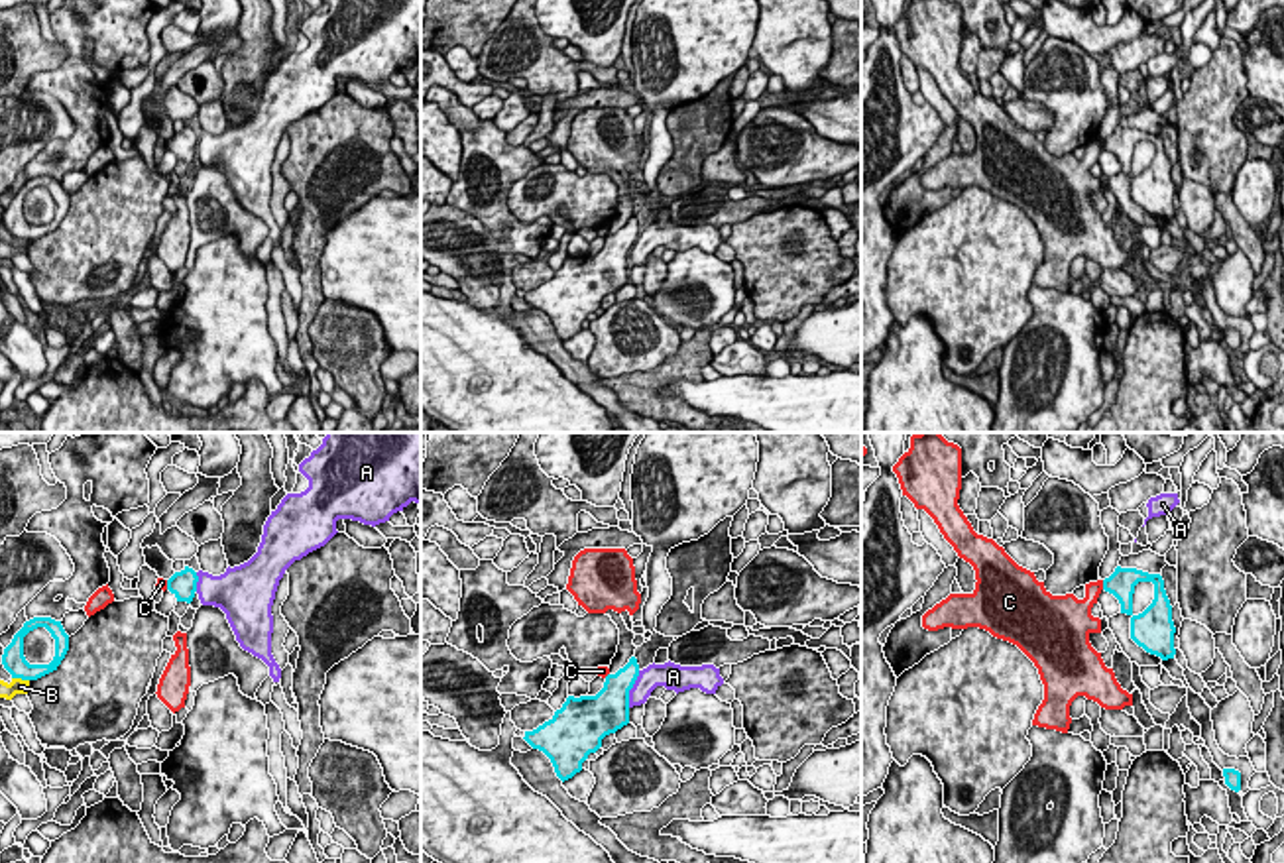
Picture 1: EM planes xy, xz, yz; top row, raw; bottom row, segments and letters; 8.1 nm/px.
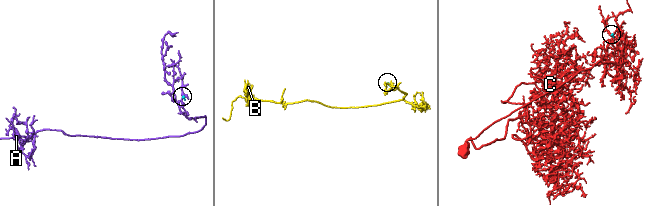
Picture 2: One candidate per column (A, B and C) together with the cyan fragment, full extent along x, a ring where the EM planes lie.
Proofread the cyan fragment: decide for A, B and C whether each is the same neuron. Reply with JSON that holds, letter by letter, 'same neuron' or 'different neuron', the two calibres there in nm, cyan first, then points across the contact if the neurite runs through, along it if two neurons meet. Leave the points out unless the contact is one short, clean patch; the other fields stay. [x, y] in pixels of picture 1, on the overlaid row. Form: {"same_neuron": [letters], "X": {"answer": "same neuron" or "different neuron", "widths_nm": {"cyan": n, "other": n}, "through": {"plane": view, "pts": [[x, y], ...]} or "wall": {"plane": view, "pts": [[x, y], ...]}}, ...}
{"same_neuron": [], "A": {"answer": "different neuron", "widths_nm": {"cyan": 320, "other": 190}, "wall": {"plane": "xz", "pts": [[640, 671], [630, 690], [628, 706]]}}, "B": {"answer": "different neuron", "widths_nm": {"cyan": 190, "other": 130}}, "C": {"answer": "different neuron", "widths_nm": {"cyan": 220, "other": 130}, "wall": {"plane": "yz", "pts": [[1102, 580], [1104, 588]]}}}

